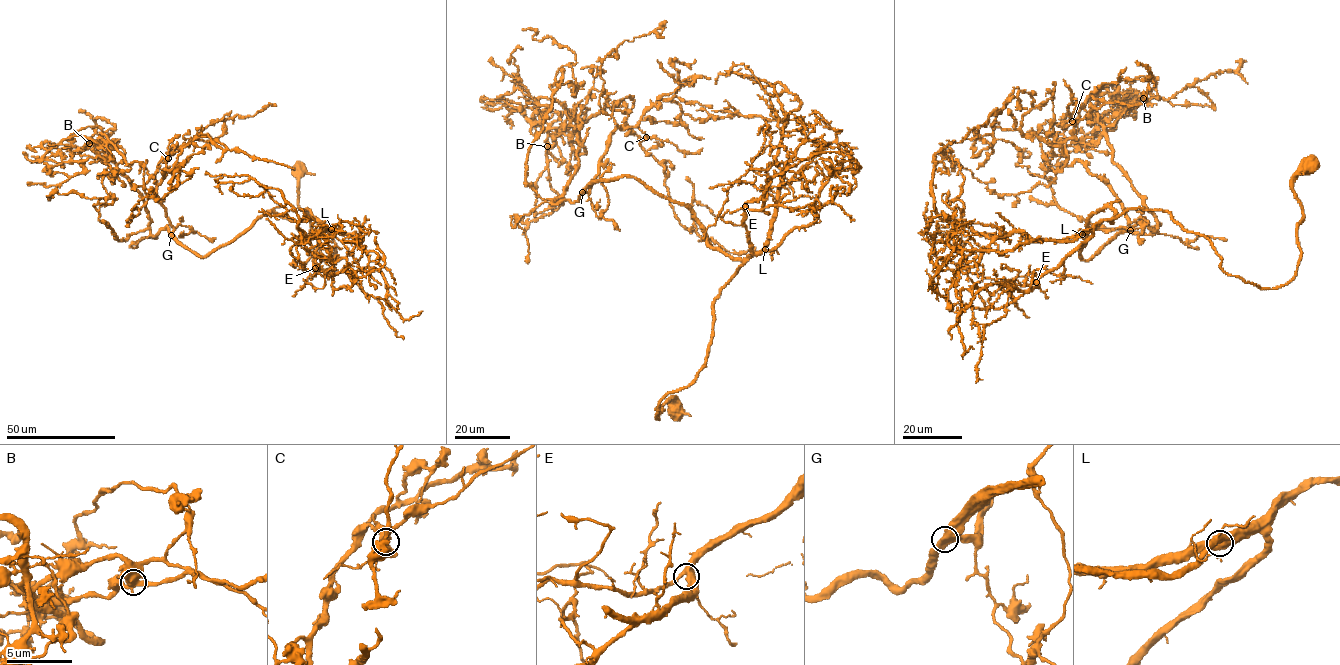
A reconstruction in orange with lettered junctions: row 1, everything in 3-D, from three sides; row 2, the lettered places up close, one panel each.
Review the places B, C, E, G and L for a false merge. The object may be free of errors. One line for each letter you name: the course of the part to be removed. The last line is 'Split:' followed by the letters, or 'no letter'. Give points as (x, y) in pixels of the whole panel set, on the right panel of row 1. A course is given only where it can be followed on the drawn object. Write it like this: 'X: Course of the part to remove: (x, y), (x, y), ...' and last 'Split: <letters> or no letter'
B: Course of the part to remove: (1143, 98), (1139, 93), (1120, 99), (1118, 87), (1107, 84), (1087, 97), (1064, 123)
Split: B

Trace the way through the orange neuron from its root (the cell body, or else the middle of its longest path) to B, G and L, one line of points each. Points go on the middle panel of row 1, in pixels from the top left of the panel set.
B: (676, 410), (656, 418), (705, 366), (742, 262), (632, 177), (553, 204), (579, 162), (571, 117), (547, 146)
G: (676, 410), (670, 398), (656, 418), (705, 366), (714, 298), (742, 262), (632, 177), (582, 192)
L: (676, 410), (670, 398), (656, 418), (662, 399), (705, 366), (714, 298), (765, 249)

